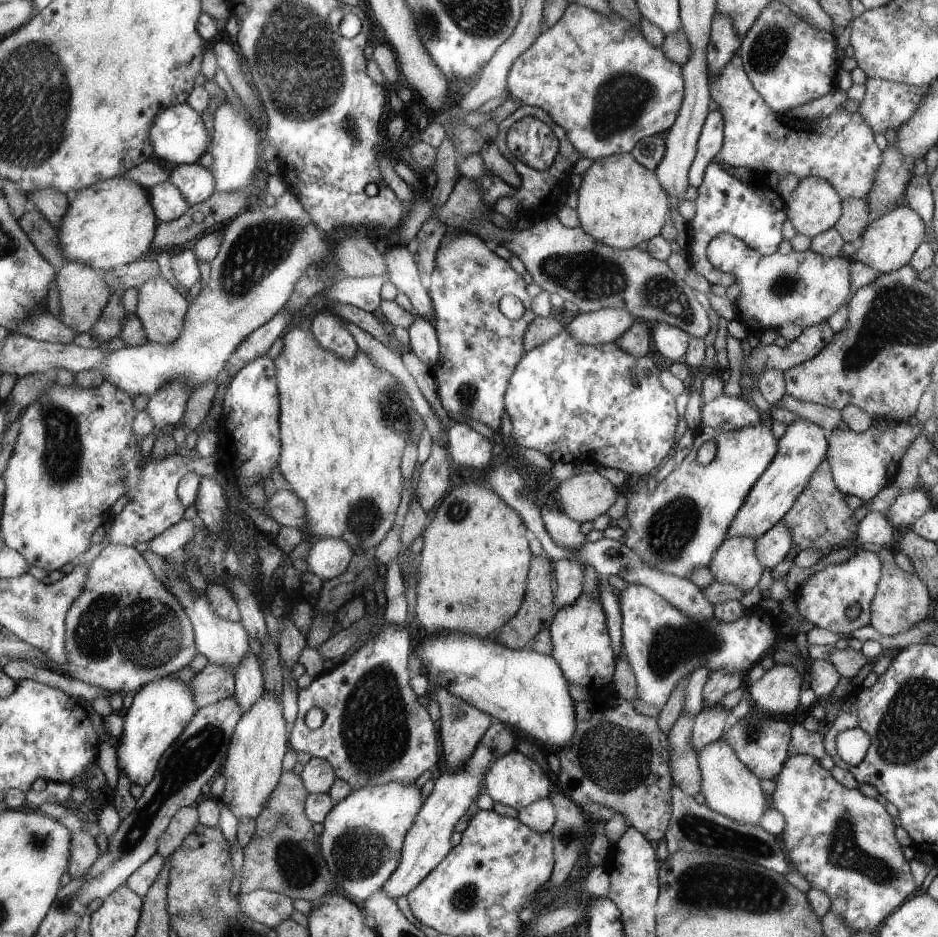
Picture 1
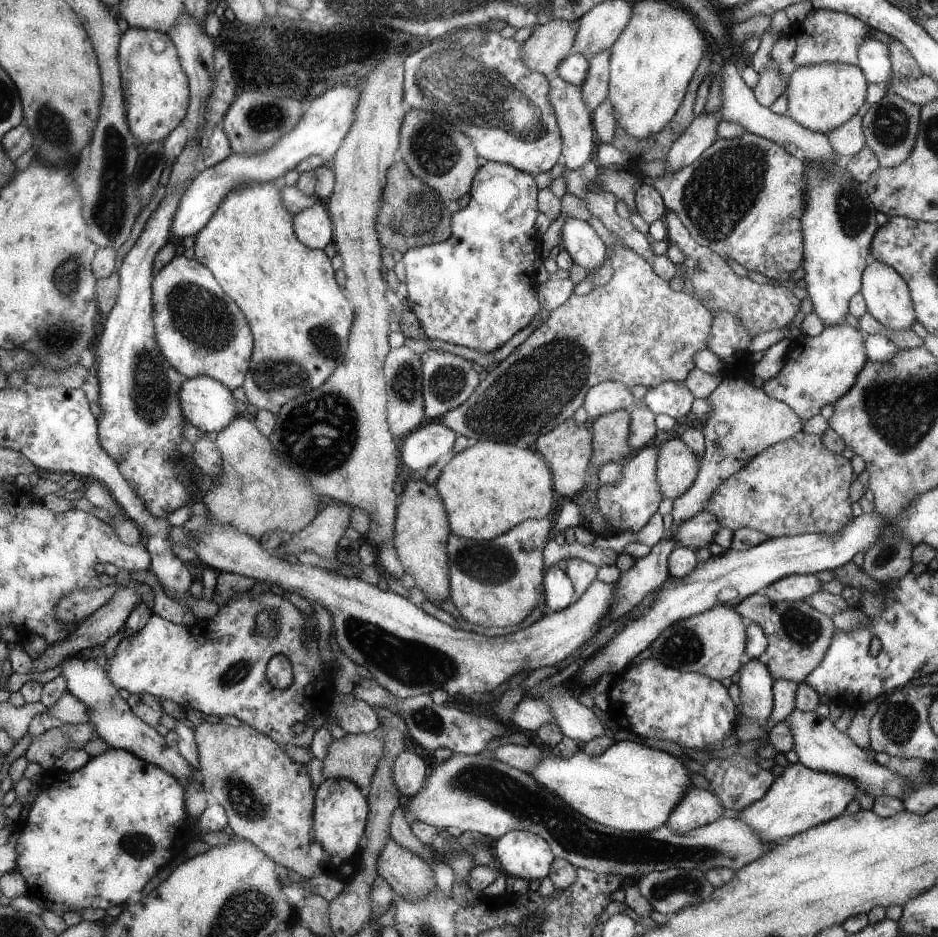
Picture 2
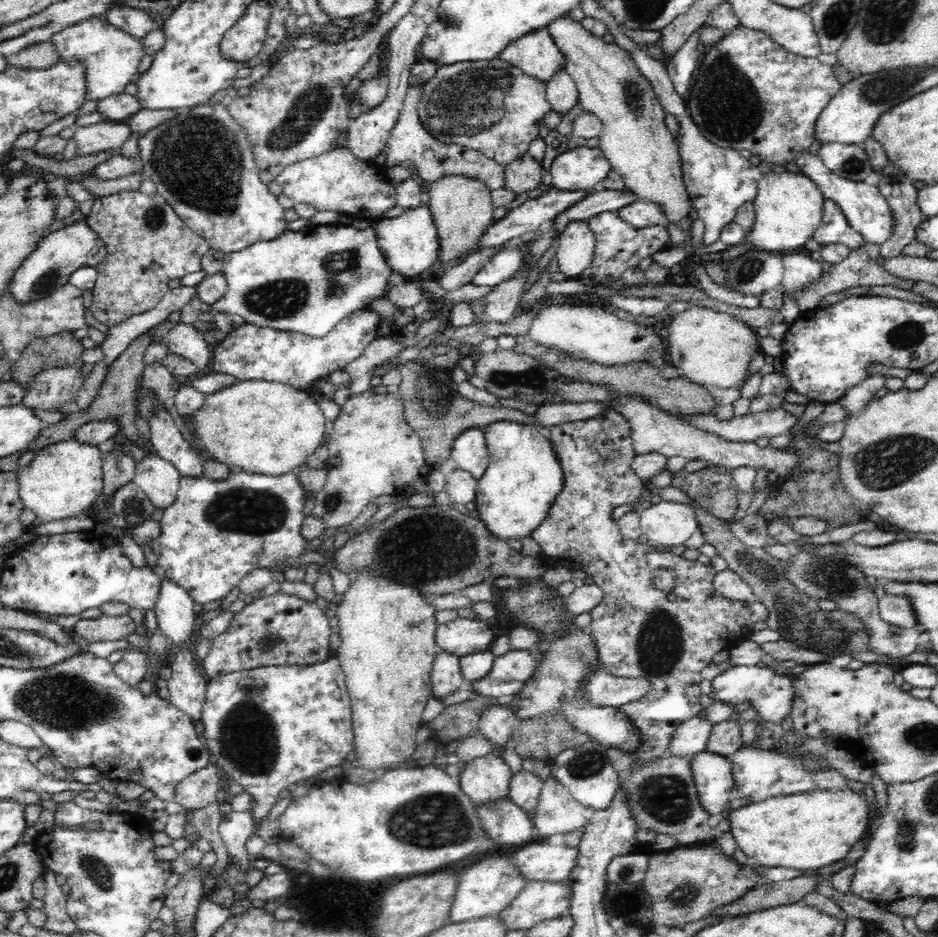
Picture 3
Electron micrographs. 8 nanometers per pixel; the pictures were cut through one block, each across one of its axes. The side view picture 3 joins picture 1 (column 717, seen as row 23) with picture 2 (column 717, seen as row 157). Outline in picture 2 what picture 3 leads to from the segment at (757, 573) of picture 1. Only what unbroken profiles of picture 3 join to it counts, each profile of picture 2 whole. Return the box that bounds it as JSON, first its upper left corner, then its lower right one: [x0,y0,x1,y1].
[649,606,749,681]

